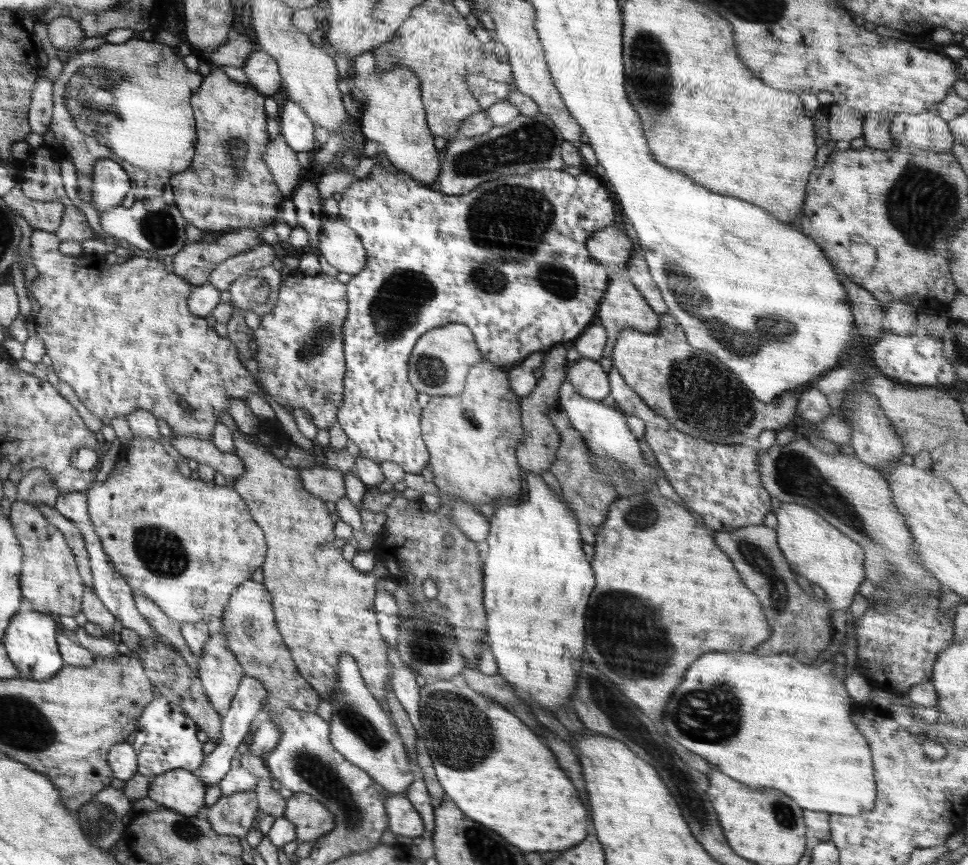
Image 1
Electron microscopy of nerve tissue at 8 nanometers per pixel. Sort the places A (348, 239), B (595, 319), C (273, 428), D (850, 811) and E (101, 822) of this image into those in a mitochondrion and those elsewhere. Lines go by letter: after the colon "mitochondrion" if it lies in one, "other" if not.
A: other
B: other
C: other
D: other
E: mitochondrion

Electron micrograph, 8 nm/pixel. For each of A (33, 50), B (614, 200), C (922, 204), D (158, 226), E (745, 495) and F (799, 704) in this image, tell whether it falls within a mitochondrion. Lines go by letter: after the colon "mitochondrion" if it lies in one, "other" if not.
A: other
B: other
C: mitochondrion
D: mitochondrion
E: other
F: other

